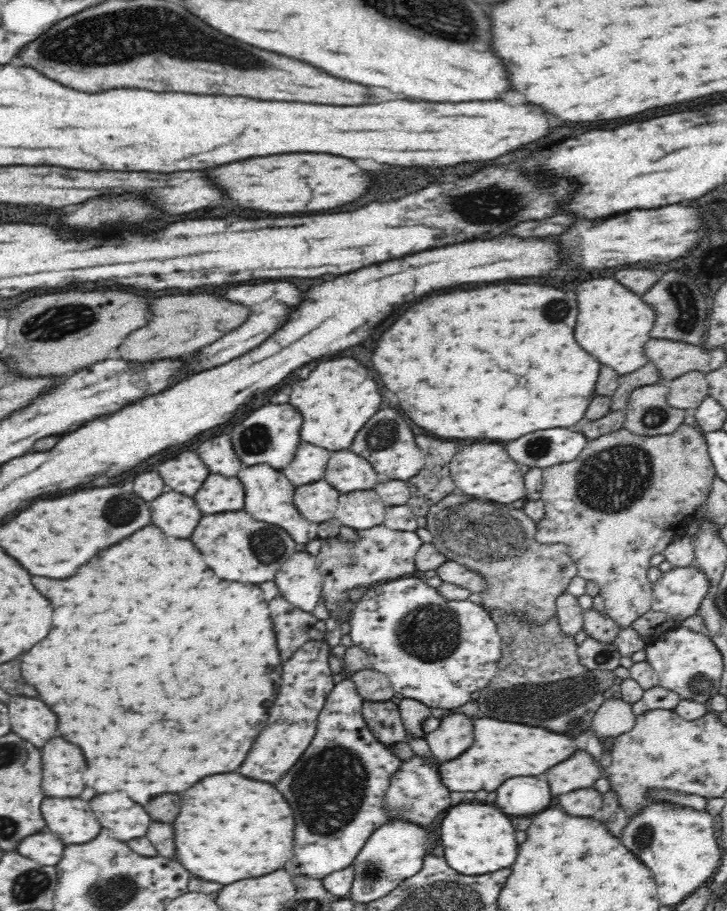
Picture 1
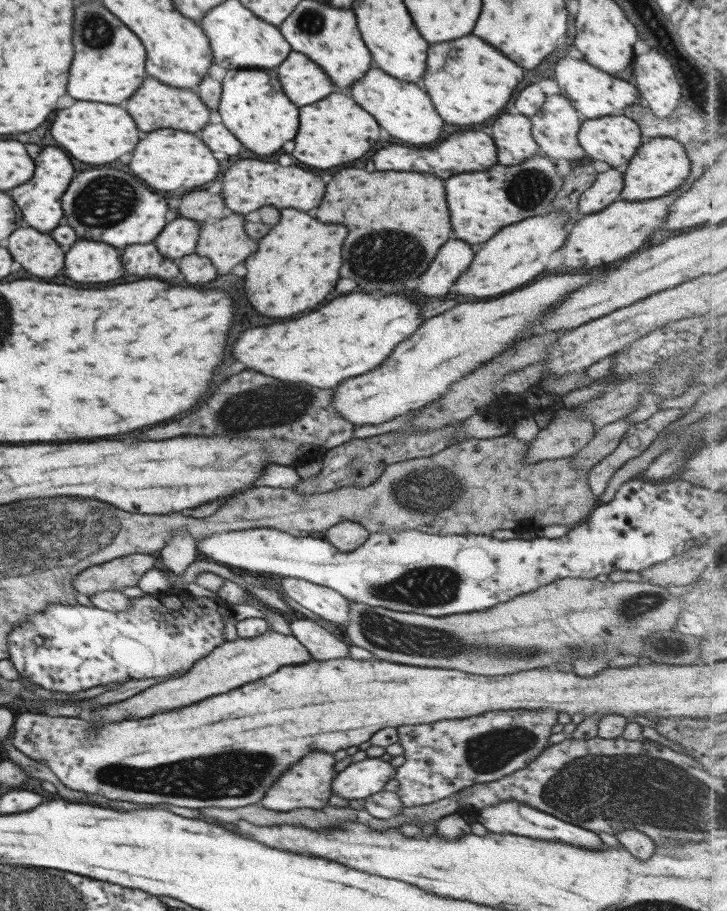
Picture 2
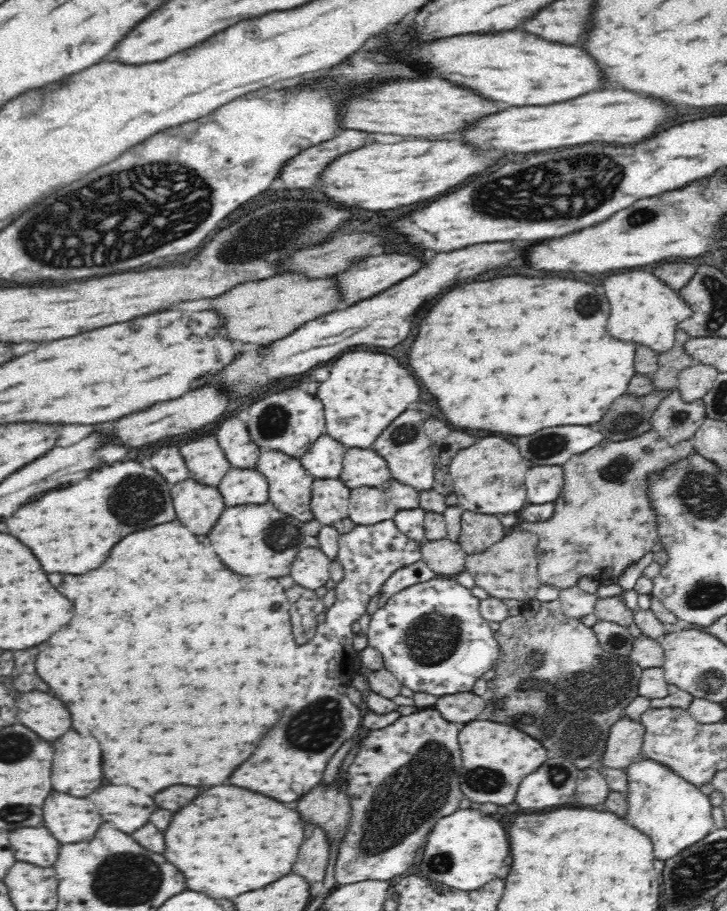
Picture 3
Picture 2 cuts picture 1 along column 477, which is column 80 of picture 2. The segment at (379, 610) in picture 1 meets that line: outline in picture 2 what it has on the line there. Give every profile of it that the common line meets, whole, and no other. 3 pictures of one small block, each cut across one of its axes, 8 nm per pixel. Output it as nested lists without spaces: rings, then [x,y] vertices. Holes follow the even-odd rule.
[[[170,590],[162,593],[143,593],[141,597],[129,598],[129,609],[123,609],[123,611],[107,612],[100,608],[89,607],[79,605],[64,605],[61,603],[51,603],[43,610],[29,615],[25,621],[17,623],[17,626],[11,627],[11,632],[7,634],[7,652],[9,657],[6,659],[13,664],[13,668],[17,671],[18,676],[23,678],[30,678],[31,682],[37,687],[45,688],[53,692],[64,692],[72,694],[79,692],[79,690],[89,690],[89,688],[95,688],[95,686],[107,686],[107,684],[123,684],[129,682],[129,680],[145,680],[145,678],[163,678],[163,676],[178,677],[185,674],[194,662],[197,662],[199,658],[203,658],[206,654],[209,654],[213,648],[223,644],[223,618],[230,615],[230,610],[226,606],[225,602],[217,599],[211,599],[211,597],[197,597],[185,590]]]

